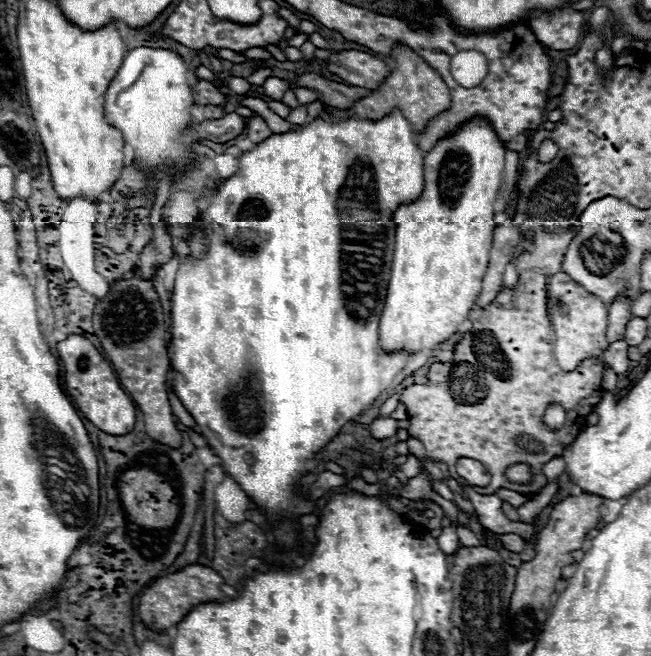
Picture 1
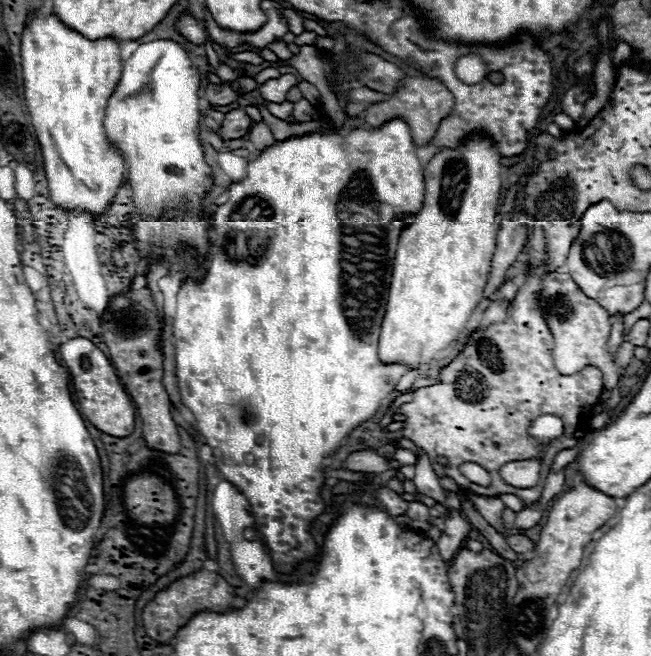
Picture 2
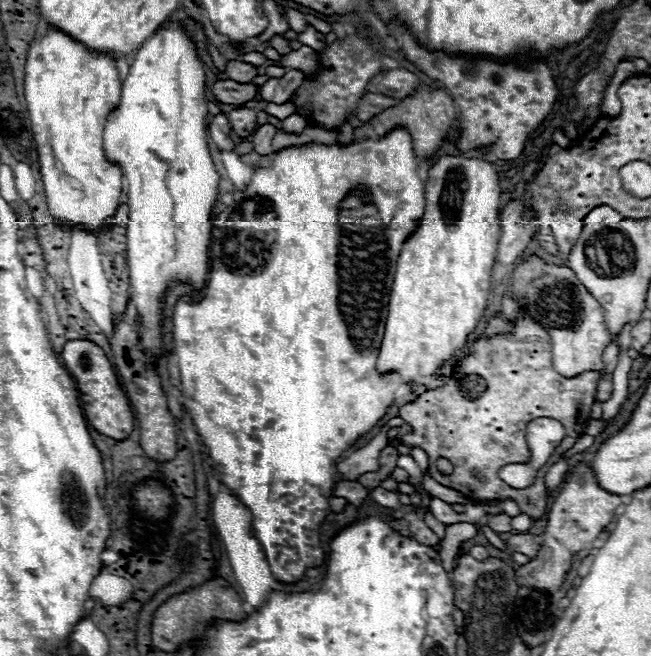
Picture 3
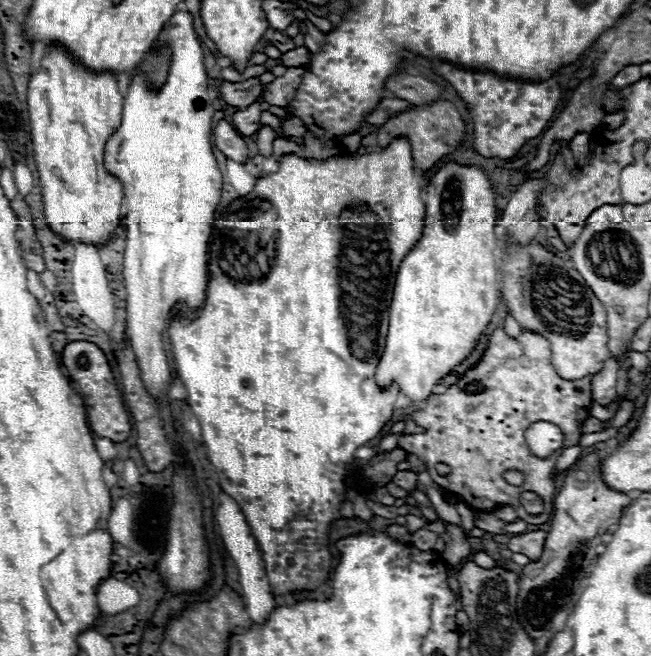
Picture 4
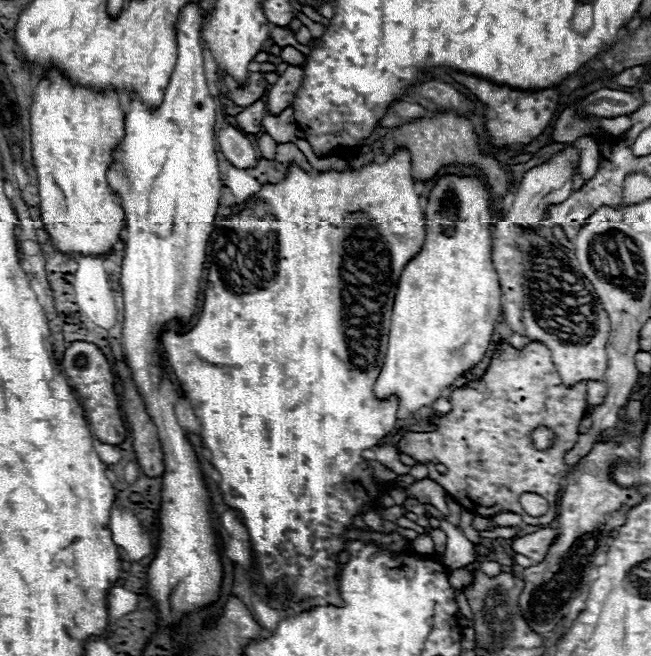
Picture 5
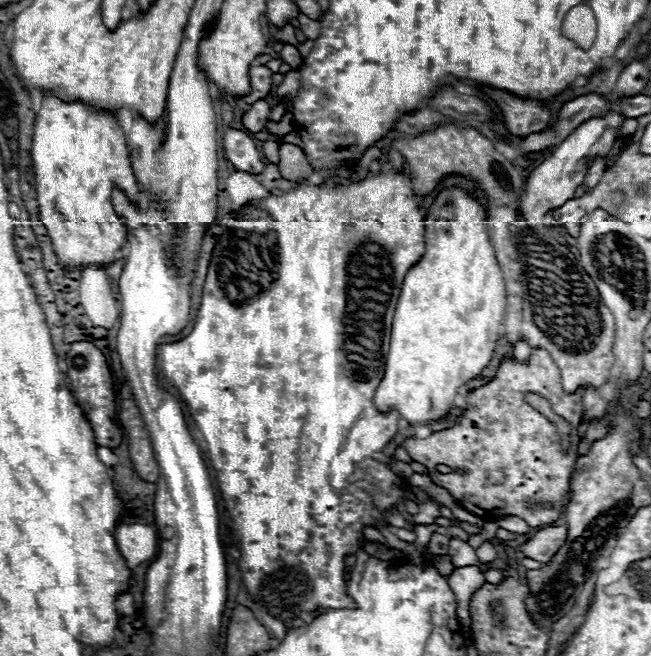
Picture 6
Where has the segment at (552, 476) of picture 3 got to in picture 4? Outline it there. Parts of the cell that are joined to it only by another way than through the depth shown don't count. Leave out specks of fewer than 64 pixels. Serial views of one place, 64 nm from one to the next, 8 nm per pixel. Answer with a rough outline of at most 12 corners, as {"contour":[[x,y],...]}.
{"contour":[[580,444],[566,448],[556,460],[556,470],[568,470],[582,454]]}

